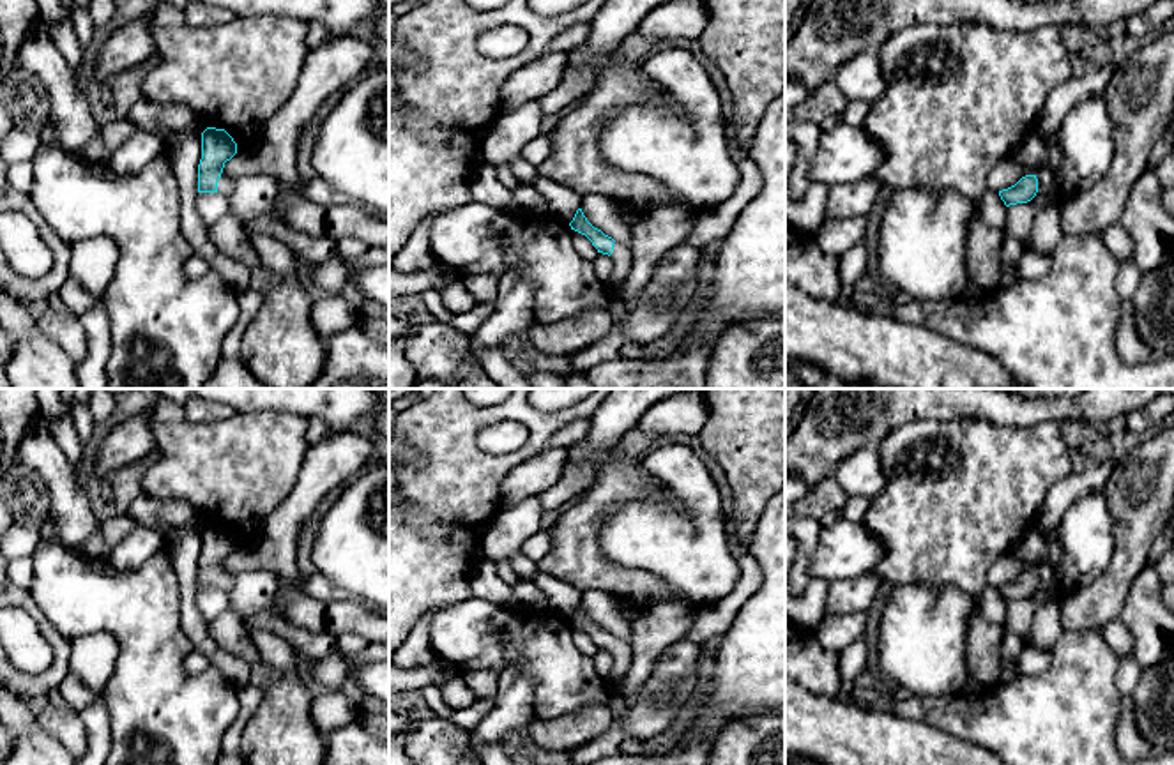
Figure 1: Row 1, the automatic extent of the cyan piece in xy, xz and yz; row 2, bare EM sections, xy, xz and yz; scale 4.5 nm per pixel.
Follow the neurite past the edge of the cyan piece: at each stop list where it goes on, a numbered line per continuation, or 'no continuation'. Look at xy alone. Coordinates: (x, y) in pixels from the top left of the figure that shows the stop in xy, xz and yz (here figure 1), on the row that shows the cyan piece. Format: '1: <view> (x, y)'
1: xy (225, 184)

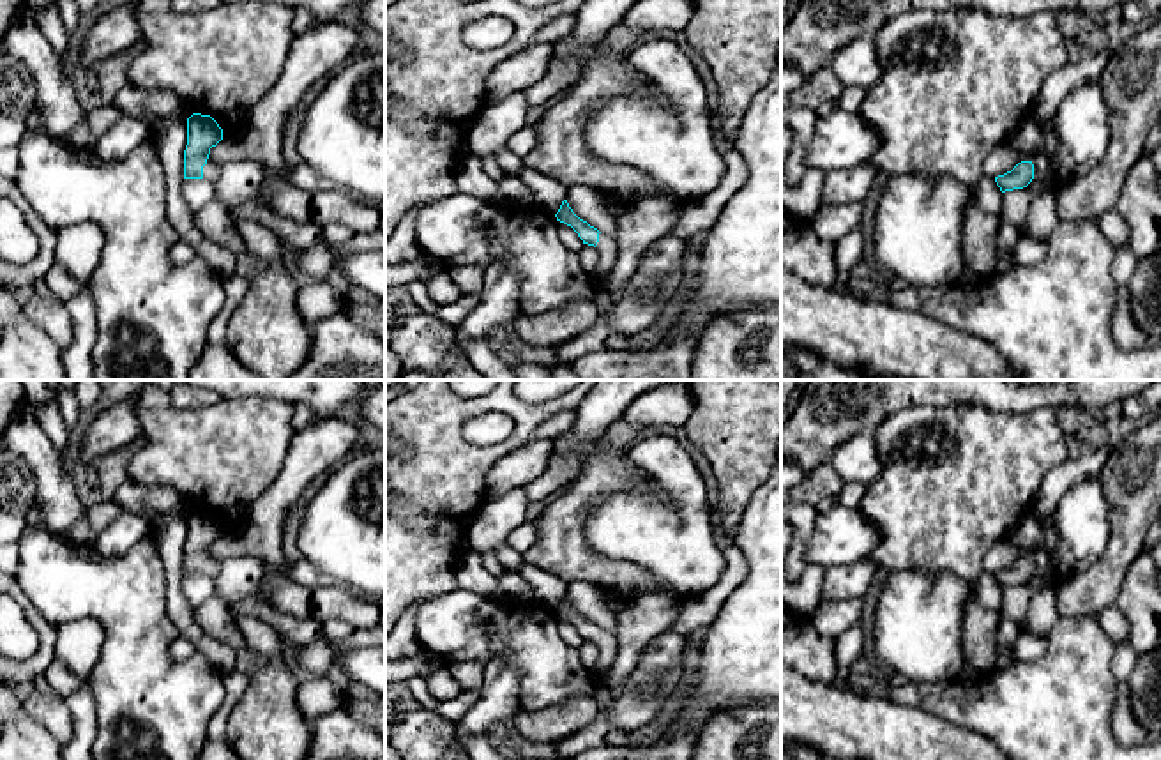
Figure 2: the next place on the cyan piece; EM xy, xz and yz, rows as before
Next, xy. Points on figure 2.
1: xy (211, 170)

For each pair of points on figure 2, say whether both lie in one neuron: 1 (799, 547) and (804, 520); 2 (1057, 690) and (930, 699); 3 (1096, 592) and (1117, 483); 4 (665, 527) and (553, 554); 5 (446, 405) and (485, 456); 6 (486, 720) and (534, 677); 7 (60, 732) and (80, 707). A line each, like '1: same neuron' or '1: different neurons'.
1: same neuron
2: same neuron
3: same neuron
4: different neurons
5: same neuron
6: different neurons
7: different neurons

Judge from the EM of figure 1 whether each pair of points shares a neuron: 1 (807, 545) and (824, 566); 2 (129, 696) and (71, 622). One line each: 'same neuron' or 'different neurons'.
1: different neurons
2: same neuron

